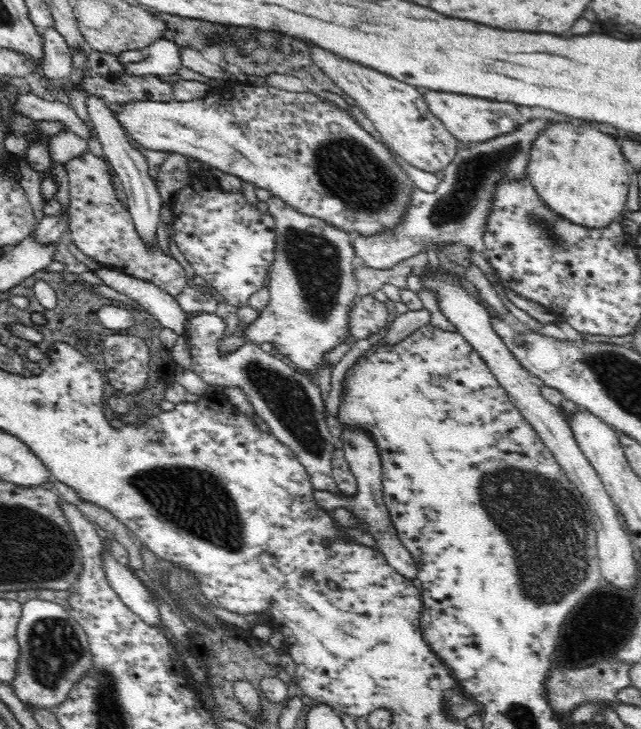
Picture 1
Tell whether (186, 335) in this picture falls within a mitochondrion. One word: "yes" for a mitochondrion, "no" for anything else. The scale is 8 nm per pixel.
no

